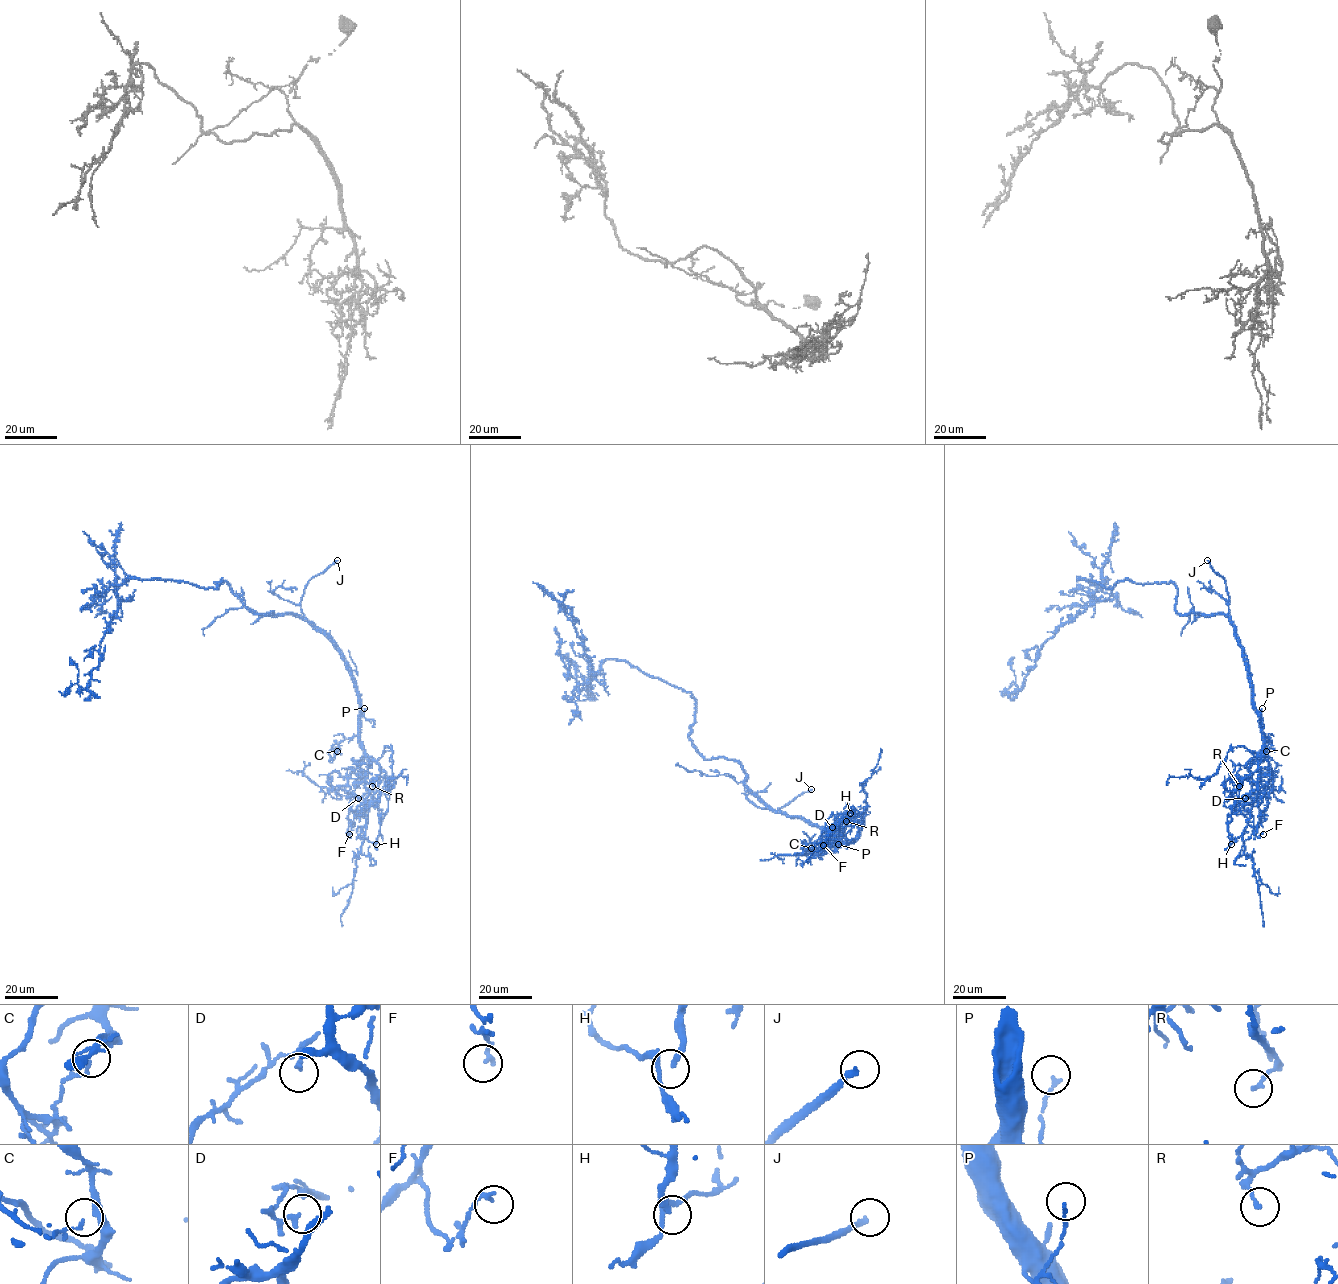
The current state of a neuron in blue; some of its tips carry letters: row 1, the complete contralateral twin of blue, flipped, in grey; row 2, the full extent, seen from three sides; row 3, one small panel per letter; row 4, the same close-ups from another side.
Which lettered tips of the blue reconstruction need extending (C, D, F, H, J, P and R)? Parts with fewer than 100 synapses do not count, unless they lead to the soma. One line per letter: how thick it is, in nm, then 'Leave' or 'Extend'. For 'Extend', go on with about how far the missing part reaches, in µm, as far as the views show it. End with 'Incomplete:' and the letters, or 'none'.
C: Thickness 80 nm. Leave
D: Thickness 130 nm. Leave
F: Thickness 160 nm. Leave
H: Thickness 110 nm. Leave
J: Thickness 180 nm. Extend. Missing length about 50 µm
P: Thickness 120 nm. Leave
R: Thickness 140 nm. Leave
Incomplete: J

